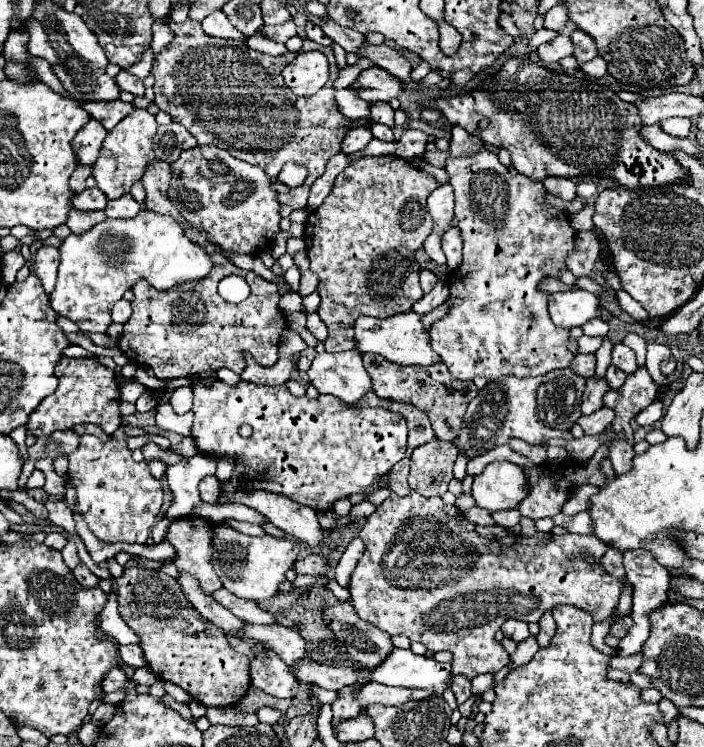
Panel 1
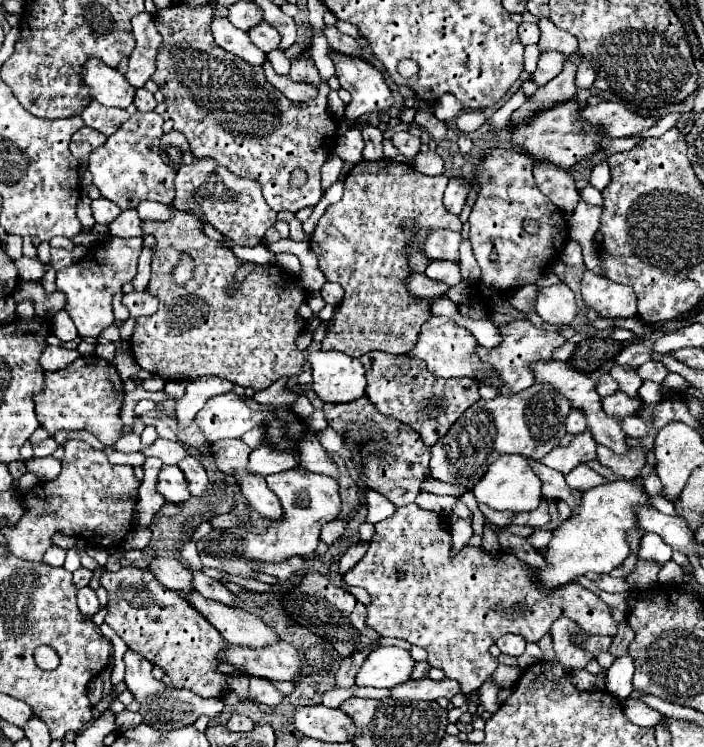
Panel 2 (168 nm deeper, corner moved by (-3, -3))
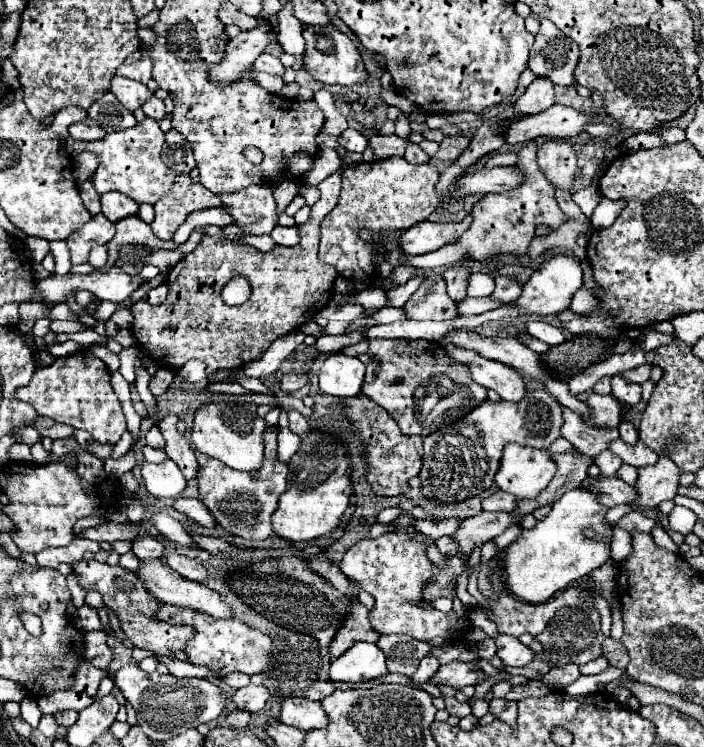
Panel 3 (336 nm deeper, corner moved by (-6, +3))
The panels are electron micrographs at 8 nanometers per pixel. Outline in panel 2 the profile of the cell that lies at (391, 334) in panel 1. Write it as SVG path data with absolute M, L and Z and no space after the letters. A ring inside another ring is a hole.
M432 317L430 321L426 321L420 329L418 335L418 343L414 345L414 349L410 349L406 353L408 359L418 359L426 363L426 369L430 369L434 375L450 379L450 377L486 377L488 375L488 367L474 355L474 337L460 325L456 325L450 317Z

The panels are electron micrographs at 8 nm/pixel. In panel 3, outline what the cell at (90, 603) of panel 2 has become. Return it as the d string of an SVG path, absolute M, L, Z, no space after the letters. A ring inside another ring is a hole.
M83 605L83 607L77 611L77 617L79 617L79 621L75 621L75 625L77 625L77 629L81 629L83 633L101 629L101 621L99 621L99 615L97 615L95 609Z

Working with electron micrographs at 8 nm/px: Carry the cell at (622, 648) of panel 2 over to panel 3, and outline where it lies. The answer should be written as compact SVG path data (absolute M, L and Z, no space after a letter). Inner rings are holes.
M607 637L607 639L603 641L603 651L601 651L601 655L609 661L609 665L619 667L619 669L623 669L623 671L625 671L627 663L629 663L629 655L627 655L623 643L621 643L621 641L615 641L615 639L611 639L611 637Z

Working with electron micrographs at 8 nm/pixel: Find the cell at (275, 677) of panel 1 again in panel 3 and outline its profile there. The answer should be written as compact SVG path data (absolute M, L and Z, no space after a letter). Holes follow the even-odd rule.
M249 683L247 687L237 689L231 699L237 705L237 709L247 711L247 713L255 713L255 711L261 711L265 707L265 703L269 699L269 691L263 685Z

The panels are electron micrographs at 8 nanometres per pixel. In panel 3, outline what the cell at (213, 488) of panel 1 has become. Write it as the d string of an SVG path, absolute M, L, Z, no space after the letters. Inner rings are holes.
M165 415L163 419L159 419L157 427L161 429L165 441L167 441L167 457L173 459L181 469L183 469L183 477L189 481L197 475L197 457L195 457L195 451L191 449L189 441L185 435L179 433L177 429L177 421L179 417L177 415Z

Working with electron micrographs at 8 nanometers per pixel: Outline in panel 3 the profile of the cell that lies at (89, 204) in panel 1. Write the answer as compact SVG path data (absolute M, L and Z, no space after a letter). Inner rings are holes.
M105 193L101 197L101 213L113 223L121 221L125 217L137 215L137 209L139 209L139 205L121 193Z

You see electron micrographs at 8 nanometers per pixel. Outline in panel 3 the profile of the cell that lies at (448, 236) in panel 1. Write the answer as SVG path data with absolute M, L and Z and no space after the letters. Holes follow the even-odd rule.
M467 219L463 223L431 223L431 221L417 223L401 233L399 247L407 255L431 253L447 245L451 239L461 237L467 227L469 227Z

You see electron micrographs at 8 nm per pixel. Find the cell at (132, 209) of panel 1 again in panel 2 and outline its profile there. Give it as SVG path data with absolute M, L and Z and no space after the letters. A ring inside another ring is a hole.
M126 209L108 227L110 227L110 233L116 237L140 237L142 235L140 225L142 225L142 221L140 221L136 209Z

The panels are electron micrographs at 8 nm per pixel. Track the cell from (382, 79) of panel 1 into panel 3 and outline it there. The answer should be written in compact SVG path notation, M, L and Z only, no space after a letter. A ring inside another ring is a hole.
M303 25L303 37L305 37L305 69L309 75L323 83L323 85L355 85L361 81L367 81L367 71L363 67L363 59L353 45L353 41L343 35L335 25Z

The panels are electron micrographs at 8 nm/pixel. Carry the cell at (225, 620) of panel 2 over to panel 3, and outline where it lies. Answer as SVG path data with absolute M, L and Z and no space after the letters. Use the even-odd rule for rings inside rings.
M141 561L137 575L141 577L145 589L157 597L161 603L173 603L179 607L189 607L213 617L233 617L231 607L211 589L201 583L181 579L163 561Z

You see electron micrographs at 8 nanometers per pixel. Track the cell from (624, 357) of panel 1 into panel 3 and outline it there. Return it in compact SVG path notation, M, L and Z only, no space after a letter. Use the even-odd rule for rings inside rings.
M615 375L611 383L613 383L611 395L615 395L621 403L625 403L625 405L635 405L635 403L641 401L641 385L633 385L633 383L625 381L625 379L619 377L619 375Z

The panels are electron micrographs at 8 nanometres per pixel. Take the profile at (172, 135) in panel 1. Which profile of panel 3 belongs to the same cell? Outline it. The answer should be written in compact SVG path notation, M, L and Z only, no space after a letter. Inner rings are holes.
M171 129L169 133L165 133L165 145L163 145L161 157L163 157L165 165L169 165L169 169L173 169L177 175L189 173L195 167L193 147L175 129Z

